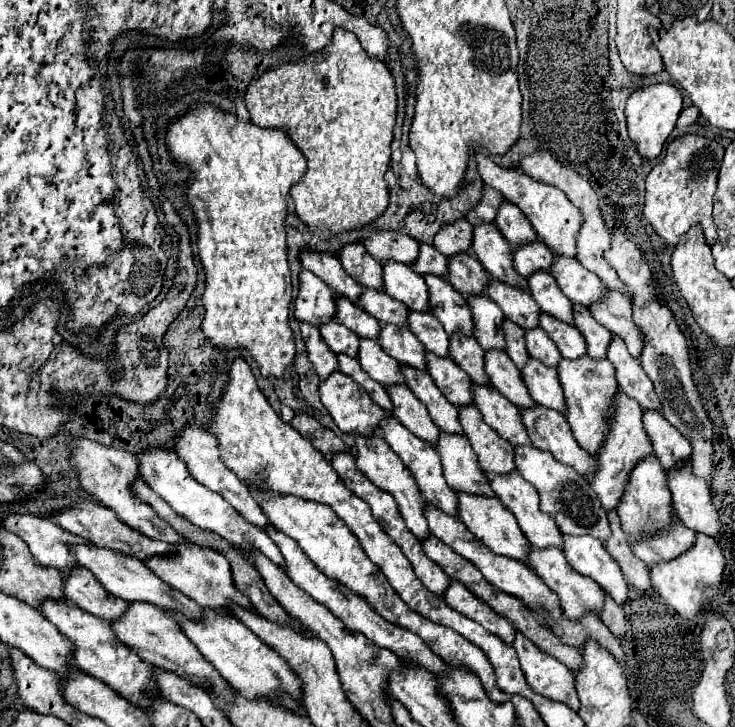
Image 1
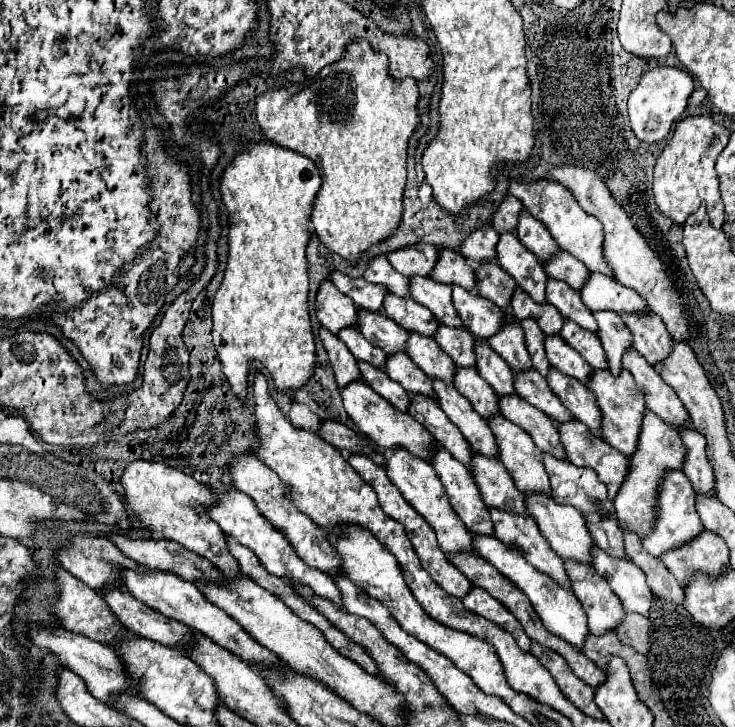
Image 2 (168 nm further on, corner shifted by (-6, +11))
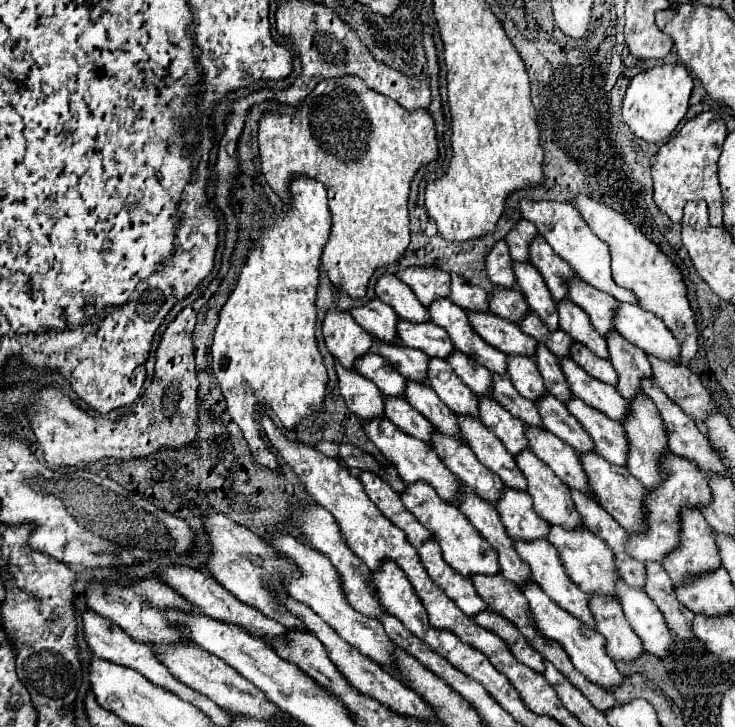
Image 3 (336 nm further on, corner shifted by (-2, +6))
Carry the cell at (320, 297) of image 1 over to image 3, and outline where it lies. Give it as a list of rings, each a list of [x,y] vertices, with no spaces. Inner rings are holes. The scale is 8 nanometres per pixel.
[[[329,308],[323,320],[323,336],[329,352],[345,366],[353,368],[353,360],[369,352],[373,338],[353,322],[349,312]]]

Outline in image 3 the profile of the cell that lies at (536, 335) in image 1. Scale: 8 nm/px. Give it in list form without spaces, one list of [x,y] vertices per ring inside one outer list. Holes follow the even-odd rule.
[[[569,356],[559,358],[559,364],[567,378],[569,390],[573,392],[575,398],[581,398],[583,402],[601,410],[603,414],[607,414],[613,420],[621,420],[627,414],[629,402],[625,402],[617,394],[615,386],[599,382],[597,378],[589,378],[589,374],[585,374],[585,370],[581,370]]]

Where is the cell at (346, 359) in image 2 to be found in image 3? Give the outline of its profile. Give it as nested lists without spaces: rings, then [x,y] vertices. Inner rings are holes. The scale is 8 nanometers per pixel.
[[[337,360],[335,370],[339,376],[339,392],[353,414],[363,420],[383,416],[383,396],[373,382],[369,382],[355,370],[345,370],[345,366],[341,366],[341,362]]]

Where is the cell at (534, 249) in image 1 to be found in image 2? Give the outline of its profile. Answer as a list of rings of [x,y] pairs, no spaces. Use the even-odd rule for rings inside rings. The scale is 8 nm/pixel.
[[[559,251],[543,267],[545,267],[545,271],[547,271],[549,277],[565,281],[575,291],[581,291],[583,285],[589,279],[589,269],[581,261],[577,261],[573,255],[565,253],[565,251]]]

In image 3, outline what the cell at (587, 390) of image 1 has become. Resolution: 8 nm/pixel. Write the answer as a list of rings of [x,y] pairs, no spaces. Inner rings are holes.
[[[641,392],[633,402],[629,402],[629,414],[623,418],[623,428],[629,438],[629,460],[627,460],[627,470],[641,480],[647,488],[655,488],[657,482],[663,480],[661,470],[659,470],[659,454],[667,448],[667,436],[665,436],[665,426],[661,422],[659,410],[653,406],[653,402]]]

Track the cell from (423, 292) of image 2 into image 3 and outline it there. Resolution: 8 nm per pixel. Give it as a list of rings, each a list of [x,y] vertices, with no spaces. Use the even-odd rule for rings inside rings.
[[[437,298],[433,302],[433,306],[427,306],[427,310],[429,310],[431,322],[445,328],[445,332],[449,334],[449,338],[457,350],[471,356],[473,360],[477,360],[491,372],[505,374],[505,368],[507,368],[505,358],[507,356],[501,354],[501,350],[483,342],[473,332],[473,328],[469,326],[467,314],[461,310],[461,306],[455,306],[453,302],[449,302],[449,298]]]

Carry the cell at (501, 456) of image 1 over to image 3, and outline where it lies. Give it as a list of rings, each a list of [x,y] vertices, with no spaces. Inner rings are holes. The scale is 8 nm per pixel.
[[[529,448],[521,450],[521,454],[515,456],[515,462],[527,478],[527,494],[533,498],[533,510],[545,518],[545,522],[563,528],[581,524],[567,484],[557,480],[557,474],[553,474],[545,462],[541,462]]]

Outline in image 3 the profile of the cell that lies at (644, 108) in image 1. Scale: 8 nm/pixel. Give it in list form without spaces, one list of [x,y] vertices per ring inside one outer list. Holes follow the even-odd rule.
[[[665,64],[665,66],[649,68],[647,72],[637,74],[631,80],[623,100],[623,120],[637,138],[645,142],[661,142],[683,120],[689,108],[691,90],[693,90],[693,80],[685,70],[685,66]]]

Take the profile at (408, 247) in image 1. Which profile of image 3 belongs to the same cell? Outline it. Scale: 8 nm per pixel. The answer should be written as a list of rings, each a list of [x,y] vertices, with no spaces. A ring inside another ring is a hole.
[[[409,266],[399,270],[397,278],[401,278],[415,292],[423,306],[429,306],[435,298],[449,294],[449,274],[433,270],[433,266]]]

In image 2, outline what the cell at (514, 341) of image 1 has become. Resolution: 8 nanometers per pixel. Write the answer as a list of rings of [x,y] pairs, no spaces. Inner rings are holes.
[[[525,319],[521,321],[521,327],[525,331],[525,339],[527,339],[527,351],[533,359],[533,367],[543,375],[547,377],[549,369],[551,369],[551,363],[547,361],[547,353],[545,353],[545,335],[541,333],[537,321],[533,319]]]

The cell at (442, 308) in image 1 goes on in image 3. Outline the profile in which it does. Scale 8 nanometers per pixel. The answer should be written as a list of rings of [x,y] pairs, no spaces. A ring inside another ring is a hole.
[[[465,310],[467,318],[471,322],[471,328],[491,346],[505,354],[523,354],[533,356],[535,354],[535,338],[529,338],[521,332],[521,328],[509,320],[503,320],[501,316],[495,316],[491,312],[485,314],[473,314],[473,310]]]

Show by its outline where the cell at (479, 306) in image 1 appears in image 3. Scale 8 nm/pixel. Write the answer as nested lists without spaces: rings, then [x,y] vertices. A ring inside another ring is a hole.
[[[507,356],[507,374],[513,382],[513,386],[529,400],[541,398],[547,390],[543,386],[543,378],[533,362],[533,358],[521,358],[521,356]]]

